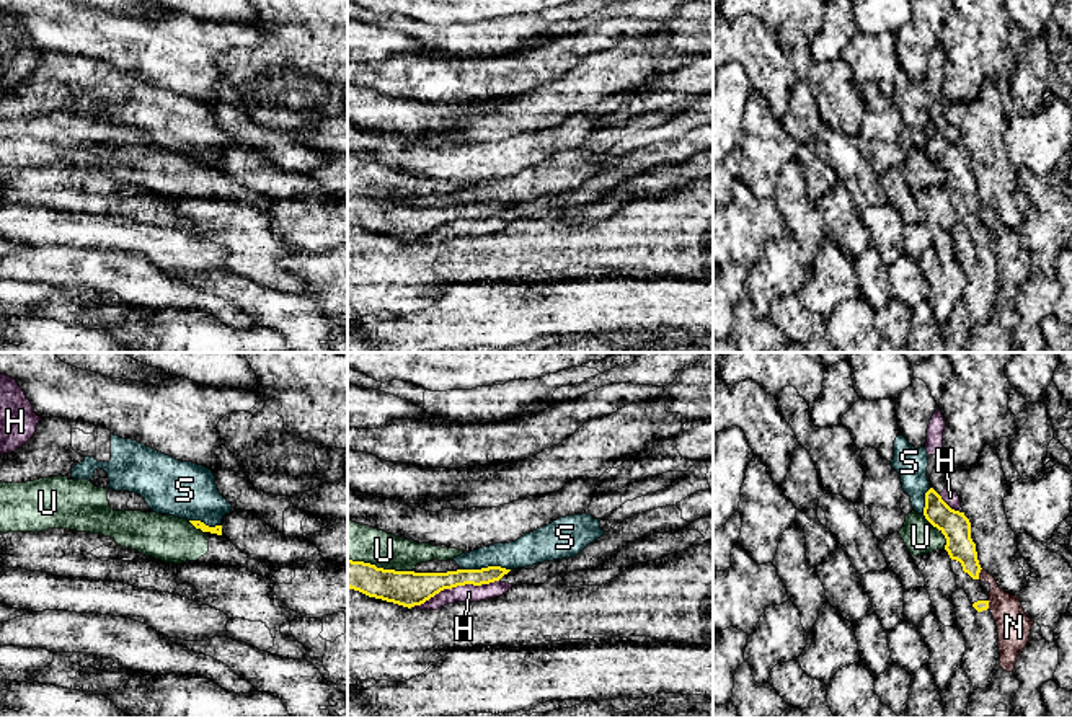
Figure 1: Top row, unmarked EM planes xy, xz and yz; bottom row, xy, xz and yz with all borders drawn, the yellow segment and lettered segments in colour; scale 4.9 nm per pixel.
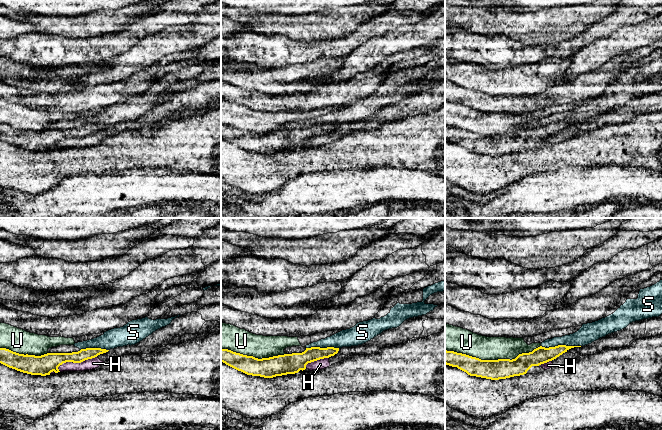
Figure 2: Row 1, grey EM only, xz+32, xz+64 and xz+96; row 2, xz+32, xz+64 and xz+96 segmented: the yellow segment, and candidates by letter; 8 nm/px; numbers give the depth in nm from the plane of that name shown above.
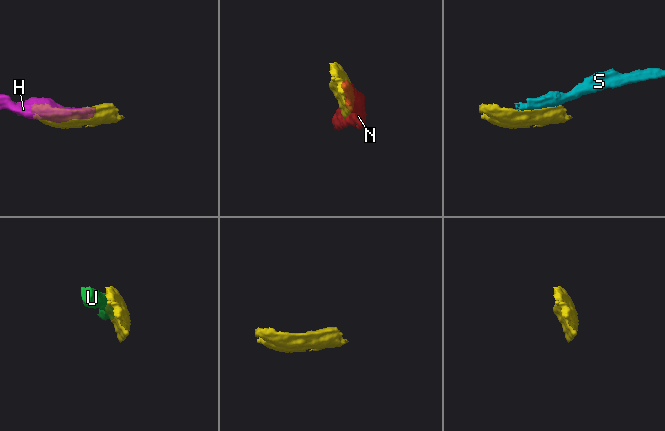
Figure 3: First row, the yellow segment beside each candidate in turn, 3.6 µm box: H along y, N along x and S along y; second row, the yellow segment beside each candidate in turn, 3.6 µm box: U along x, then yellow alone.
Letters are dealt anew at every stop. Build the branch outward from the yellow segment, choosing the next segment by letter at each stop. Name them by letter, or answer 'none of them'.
none of them

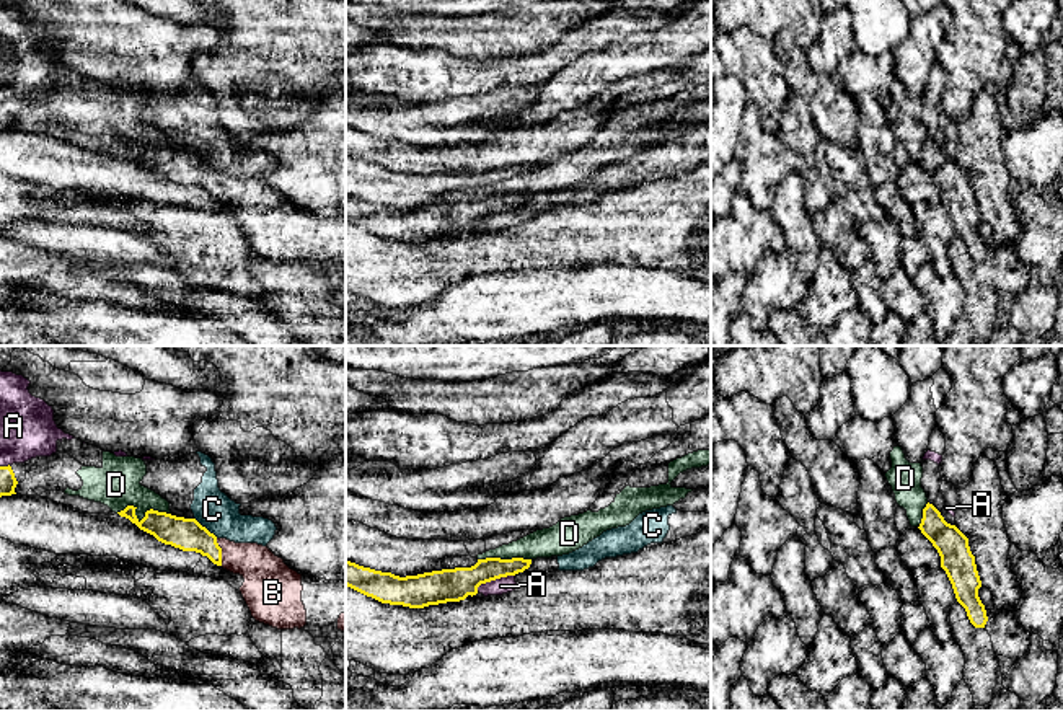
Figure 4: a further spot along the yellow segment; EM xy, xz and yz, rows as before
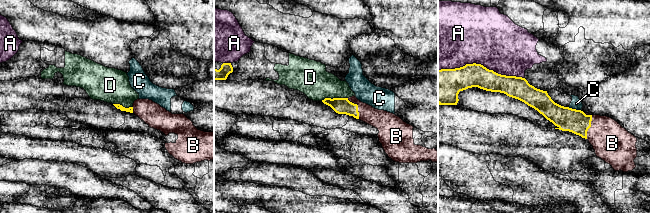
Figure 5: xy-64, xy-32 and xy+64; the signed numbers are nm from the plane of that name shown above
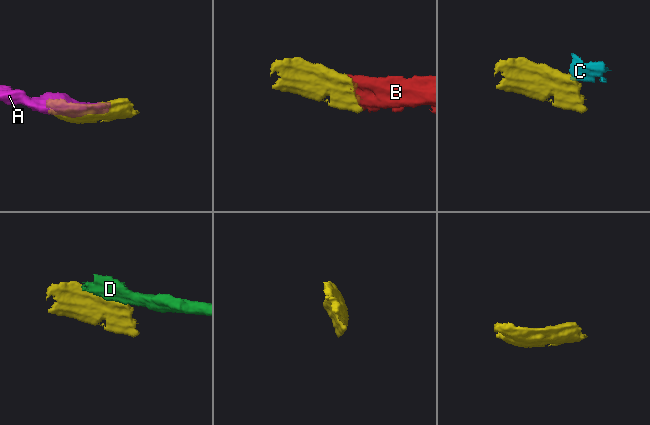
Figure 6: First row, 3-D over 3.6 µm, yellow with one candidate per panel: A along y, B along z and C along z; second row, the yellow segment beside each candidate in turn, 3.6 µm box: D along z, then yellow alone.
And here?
B

